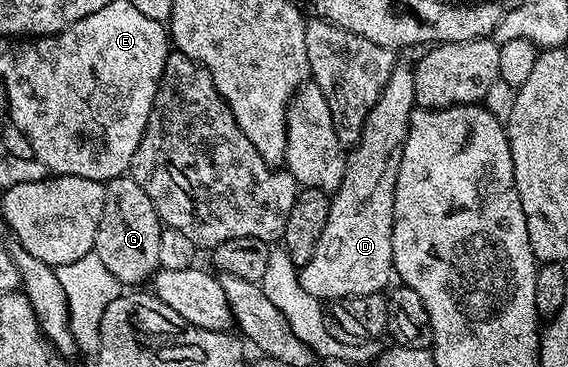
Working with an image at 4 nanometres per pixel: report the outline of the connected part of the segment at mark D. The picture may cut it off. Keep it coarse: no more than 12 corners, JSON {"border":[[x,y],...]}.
{"border":[[415,72],[365,116],[299,282],[322,301],[394,275],[397,172]]}

